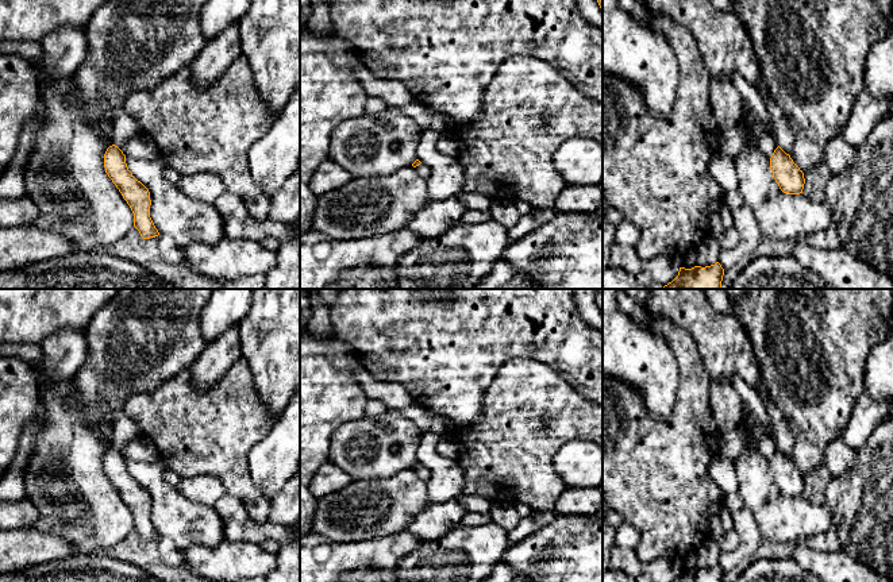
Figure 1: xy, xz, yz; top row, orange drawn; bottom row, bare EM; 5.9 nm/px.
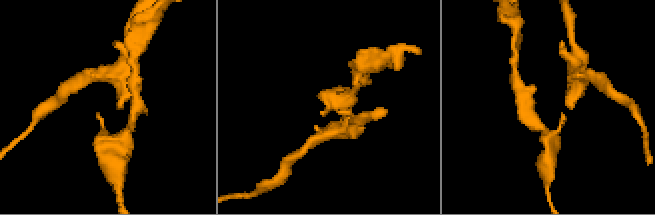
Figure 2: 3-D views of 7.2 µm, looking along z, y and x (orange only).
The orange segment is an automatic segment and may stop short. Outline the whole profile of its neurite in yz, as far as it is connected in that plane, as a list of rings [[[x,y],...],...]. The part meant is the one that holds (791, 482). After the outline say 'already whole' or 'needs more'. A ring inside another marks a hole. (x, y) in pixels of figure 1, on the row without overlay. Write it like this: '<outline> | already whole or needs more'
[[[780,448],[774,452],[770,460],[770,473],[773,481],[784,496],[802,496],[805,486],[804,475]]] | already whole

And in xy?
[[[112,447],[107,451],[104,470],[108,479],[130,508],[134,516],[134,529],[139,533],[141,539],[143,541],[158,539],[159,535],[150,520],[150,494],[128,473],[126,458],[118,448]]] | already whole

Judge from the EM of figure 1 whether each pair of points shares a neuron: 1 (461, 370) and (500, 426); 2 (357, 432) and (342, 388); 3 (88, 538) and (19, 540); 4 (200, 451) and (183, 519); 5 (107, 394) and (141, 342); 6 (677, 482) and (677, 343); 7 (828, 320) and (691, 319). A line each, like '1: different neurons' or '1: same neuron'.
1: different neurons
2: different neurons
3: different neurons
4: different neurons
5: same neuron
6: same neuron
7: different neurons

